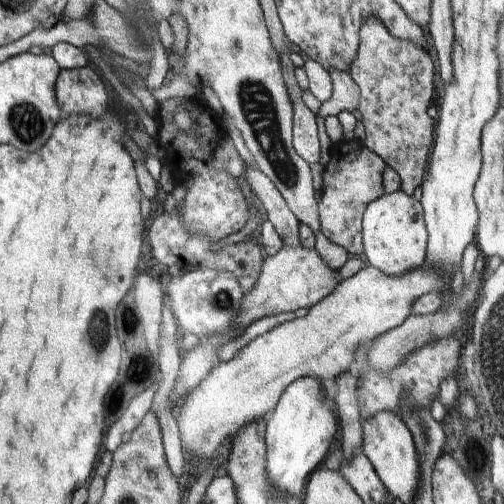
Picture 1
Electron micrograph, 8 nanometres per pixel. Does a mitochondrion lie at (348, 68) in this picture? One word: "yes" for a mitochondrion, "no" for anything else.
no

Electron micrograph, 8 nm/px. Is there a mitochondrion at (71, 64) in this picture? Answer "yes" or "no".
no

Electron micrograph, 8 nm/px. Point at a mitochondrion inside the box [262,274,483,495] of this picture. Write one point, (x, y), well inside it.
(423, 427)

